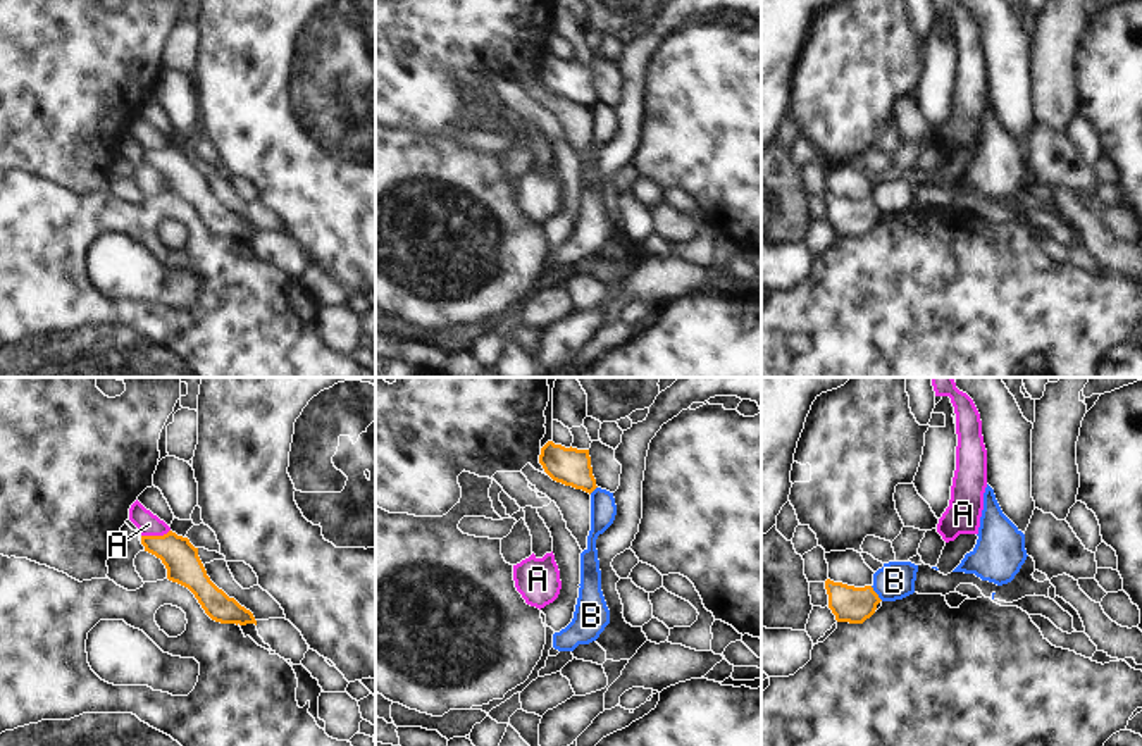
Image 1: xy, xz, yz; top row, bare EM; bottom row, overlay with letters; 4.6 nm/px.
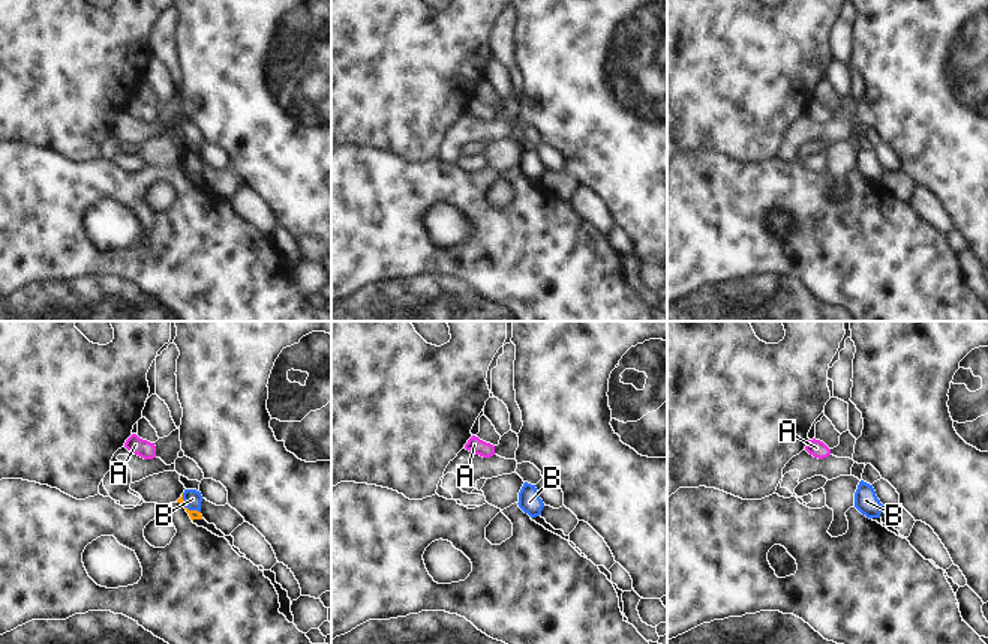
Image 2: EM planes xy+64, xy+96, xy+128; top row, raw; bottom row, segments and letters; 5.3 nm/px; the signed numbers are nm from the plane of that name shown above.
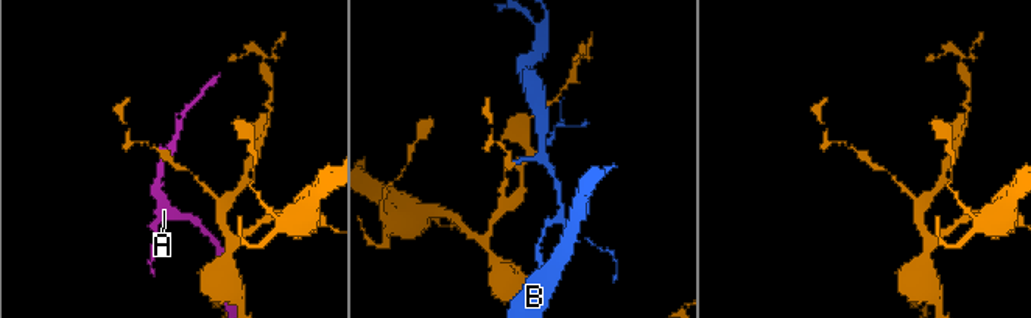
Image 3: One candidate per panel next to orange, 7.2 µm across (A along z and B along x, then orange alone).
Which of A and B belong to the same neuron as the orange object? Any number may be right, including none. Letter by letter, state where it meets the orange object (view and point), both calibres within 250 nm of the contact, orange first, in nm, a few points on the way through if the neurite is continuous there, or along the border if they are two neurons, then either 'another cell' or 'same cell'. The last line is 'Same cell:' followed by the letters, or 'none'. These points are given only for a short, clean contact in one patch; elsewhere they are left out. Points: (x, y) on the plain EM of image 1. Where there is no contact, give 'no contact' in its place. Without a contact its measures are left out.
A: xy (155, 150) | 160/110 nm | along xy (169, 143), (162, 149), (142, 150) | another cell
B: yz (875, 207) | 170/180 nm | along yz (870, 200), (882, 214) | another cell
Same cell: none

